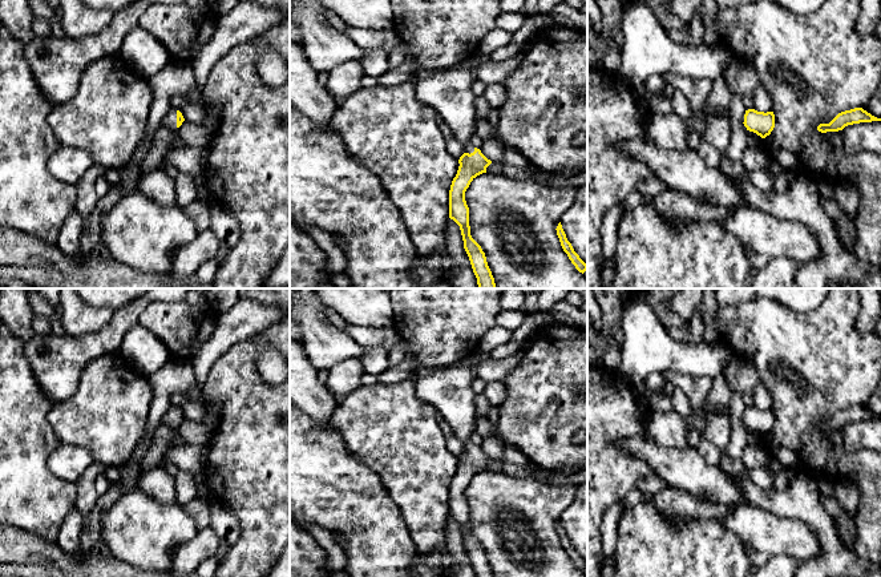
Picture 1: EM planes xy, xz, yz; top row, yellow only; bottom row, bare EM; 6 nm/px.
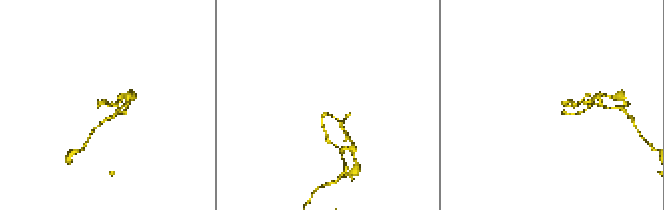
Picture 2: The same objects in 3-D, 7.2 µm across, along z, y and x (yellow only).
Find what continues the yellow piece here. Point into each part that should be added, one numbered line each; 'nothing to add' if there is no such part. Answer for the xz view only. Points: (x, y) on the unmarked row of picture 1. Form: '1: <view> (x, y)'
1: xz (449, 390)

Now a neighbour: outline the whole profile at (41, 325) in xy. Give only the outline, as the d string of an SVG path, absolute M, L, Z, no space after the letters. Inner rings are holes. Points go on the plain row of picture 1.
M33 315L33 331L35 334L49 334L52 331L49 319L41 315Z

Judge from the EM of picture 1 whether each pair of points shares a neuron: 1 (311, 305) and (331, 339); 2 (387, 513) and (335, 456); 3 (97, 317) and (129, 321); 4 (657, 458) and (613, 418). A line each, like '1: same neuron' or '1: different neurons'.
1: same neuron
2: same neuron
3: different neurons
4: different neurons

